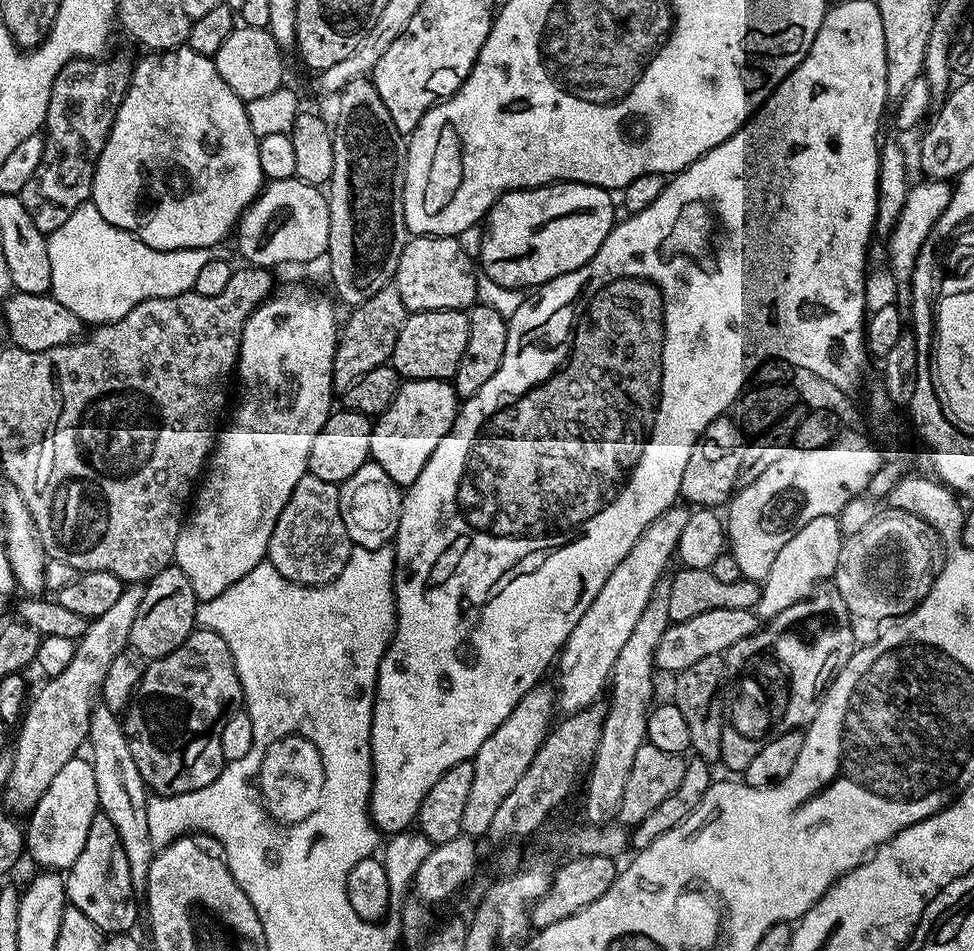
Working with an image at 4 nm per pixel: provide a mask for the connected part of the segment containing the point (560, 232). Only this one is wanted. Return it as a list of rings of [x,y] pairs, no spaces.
[[[571,182],[504,193],[482,224],[484,237],[478,264],[483,275],[498,282],[498,286],[529,290],[578,270],[594,258],[598,246],[602,246],[606,234],[617,223],[612,196],[609,189]]]

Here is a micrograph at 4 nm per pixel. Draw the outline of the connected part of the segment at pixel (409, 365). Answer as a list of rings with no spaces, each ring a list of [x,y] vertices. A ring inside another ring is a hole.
[[[434,310],[433,312],[414,312],[408,315],[402,326],[402,334],[398,334],[398,342],[394,342],[394,354],[391,366],[404,380],[447,380],[451,381],[458,370],[458,362],[462,362],[462,350],[466,350],[468,337],[467,311]]]

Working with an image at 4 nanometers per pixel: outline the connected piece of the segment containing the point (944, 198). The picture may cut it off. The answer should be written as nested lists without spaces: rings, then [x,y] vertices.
[[[925,179],[923,183],[913,183],[909,187],[906,206],[902,206],[902,210],[896,219],[896,225],[892,228],[892,234],[886,240],[887,267],[892,267],[893,278],[898,283],[904,284],[904,288],[898,289],[896,297],[894,297],[896,307],[901,310],[911,309],[912,289],[908,285],[911,285],[912,282],[916,259],[926,242],[926,238],[934,230],[938,218],[942,218],[946,206],[950,206],[950,198],[952,197],[953,185],[951,183],[929,179]]]

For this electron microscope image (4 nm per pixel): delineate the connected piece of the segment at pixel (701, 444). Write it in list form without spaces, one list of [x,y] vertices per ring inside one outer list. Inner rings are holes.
[[[725,414],[710,422],[710,426],[702,430],[698,442],[694,442],[694,450],[690,450],[686,471],[682,473],[680,496],[688,499],[689,505],[701,508],[716,510],[727,505],[737,487],[738,470],[742,470],[742,458],[746,458],[747,449],[746,433],[731,415]]]

